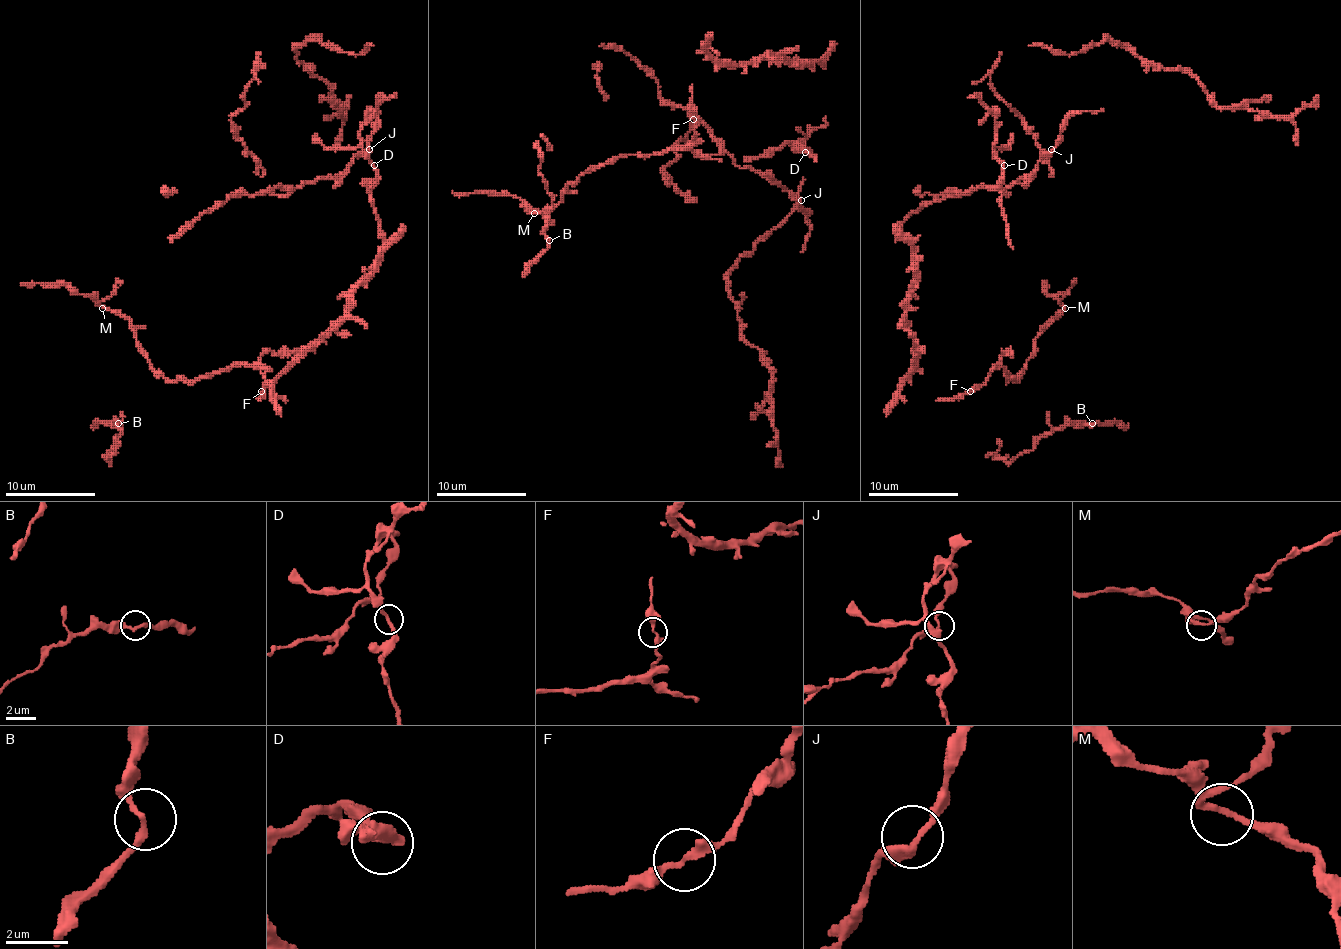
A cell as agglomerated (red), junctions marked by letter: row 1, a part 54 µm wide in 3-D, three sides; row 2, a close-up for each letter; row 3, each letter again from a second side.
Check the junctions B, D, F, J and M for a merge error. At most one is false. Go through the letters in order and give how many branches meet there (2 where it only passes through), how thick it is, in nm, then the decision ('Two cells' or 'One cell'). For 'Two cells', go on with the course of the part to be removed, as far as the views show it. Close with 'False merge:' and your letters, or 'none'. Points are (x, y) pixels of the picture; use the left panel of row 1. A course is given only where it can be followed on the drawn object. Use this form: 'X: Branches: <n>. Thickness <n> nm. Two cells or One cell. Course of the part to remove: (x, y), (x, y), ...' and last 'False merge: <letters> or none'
B: Branches: 2. Thickness 200 nm. One cell
D: Branches: 2. Thickness 240 nm. One cell
F: Branches: 2. Thickness 200 nm. One cell
J: Branches: 2. Thickness 240 nm. One cell
M: Branches: 2. Thickness 200 nm. One cell
False merge: none

